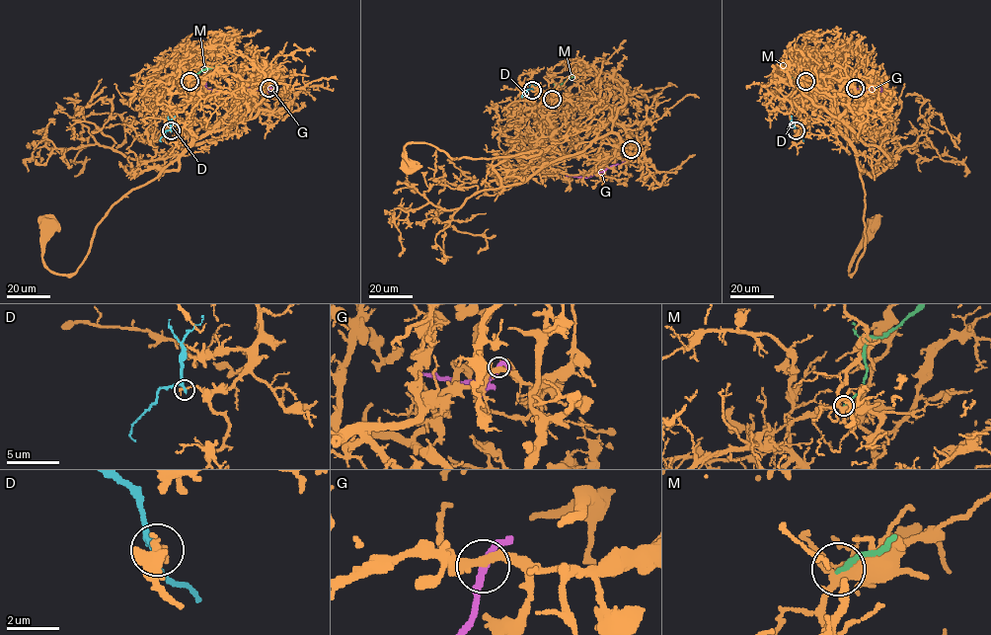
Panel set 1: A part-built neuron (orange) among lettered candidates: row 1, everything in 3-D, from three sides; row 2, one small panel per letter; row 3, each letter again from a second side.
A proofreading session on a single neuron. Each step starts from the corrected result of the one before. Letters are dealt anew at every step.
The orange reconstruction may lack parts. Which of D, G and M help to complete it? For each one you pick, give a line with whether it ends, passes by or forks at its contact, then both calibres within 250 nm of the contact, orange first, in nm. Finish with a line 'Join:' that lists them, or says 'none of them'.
Join: none of them

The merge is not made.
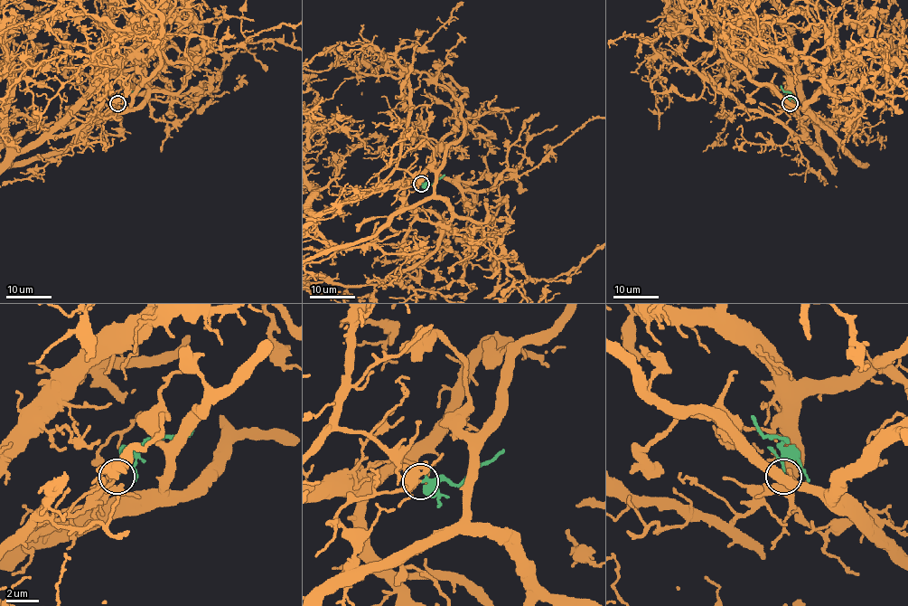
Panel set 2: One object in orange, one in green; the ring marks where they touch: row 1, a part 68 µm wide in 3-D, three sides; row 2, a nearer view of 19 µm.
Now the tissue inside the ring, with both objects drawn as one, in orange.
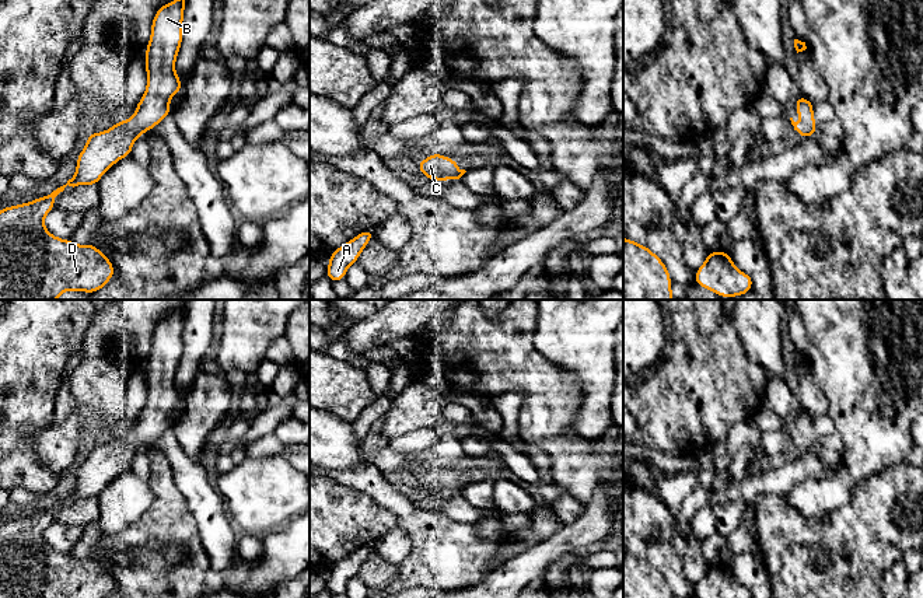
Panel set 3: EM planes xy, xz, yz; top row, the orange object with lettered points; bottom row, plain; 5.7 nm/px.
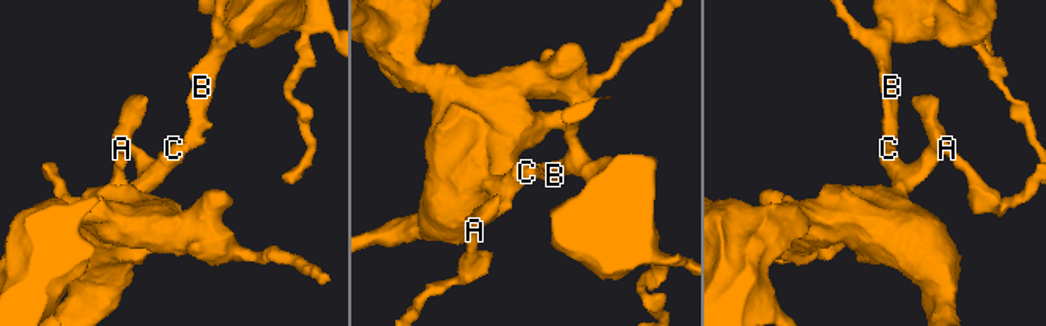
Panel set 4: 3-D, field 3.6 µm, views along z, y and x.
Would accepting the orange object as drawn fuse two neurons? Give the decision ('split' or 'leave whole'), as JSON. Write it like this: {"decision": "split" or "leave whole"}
{"decision": "leave whole"}

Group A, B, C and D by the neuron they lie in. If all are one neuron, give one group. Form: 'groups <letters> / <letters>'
groups A B C D

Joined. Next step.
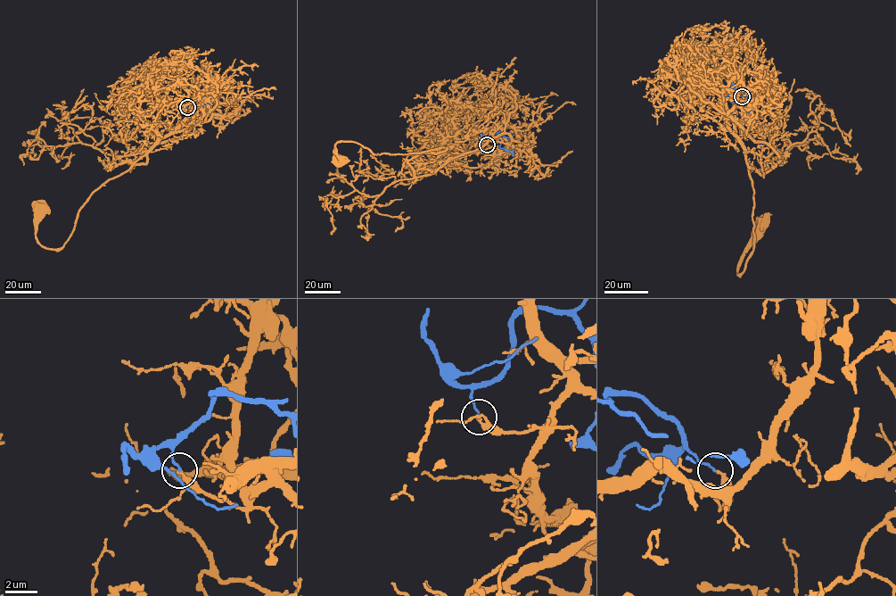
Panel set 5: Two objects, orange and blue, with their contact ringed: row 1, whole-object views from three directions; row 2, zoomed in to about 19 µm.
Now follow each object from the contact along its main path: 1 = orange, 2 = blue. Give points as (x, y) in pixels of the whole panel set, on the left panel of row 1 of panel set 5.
1: (187, 107), (197, 108), (127, 169), (92, 194), (61, 248), (45, 249), (37, 241), (37, 209)
2: (187, 107), (191, 99), (197, 99), (211, 118), (212, 112)

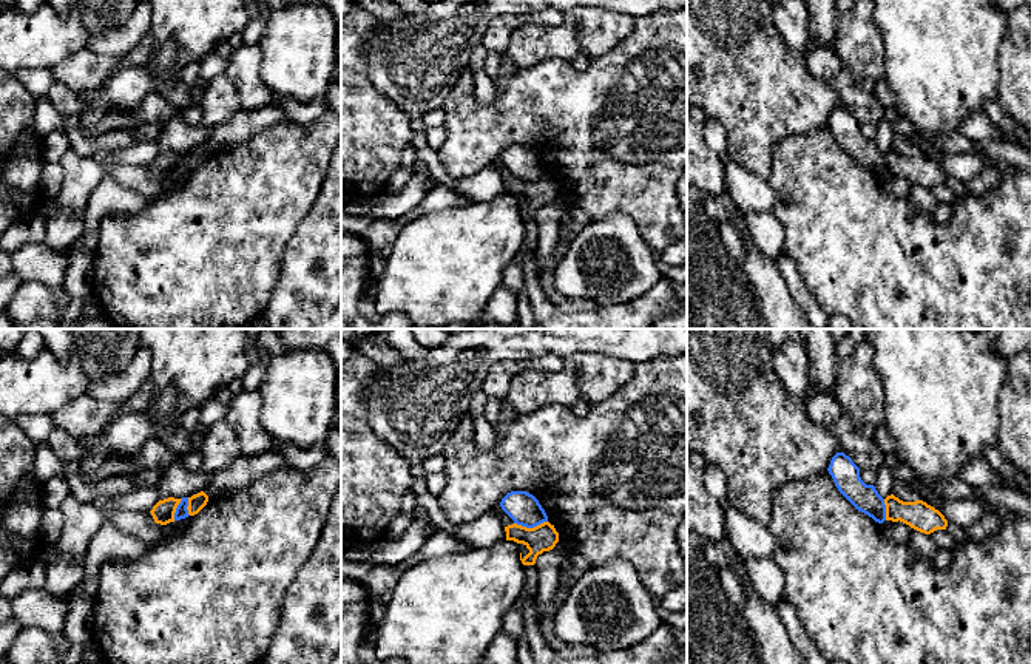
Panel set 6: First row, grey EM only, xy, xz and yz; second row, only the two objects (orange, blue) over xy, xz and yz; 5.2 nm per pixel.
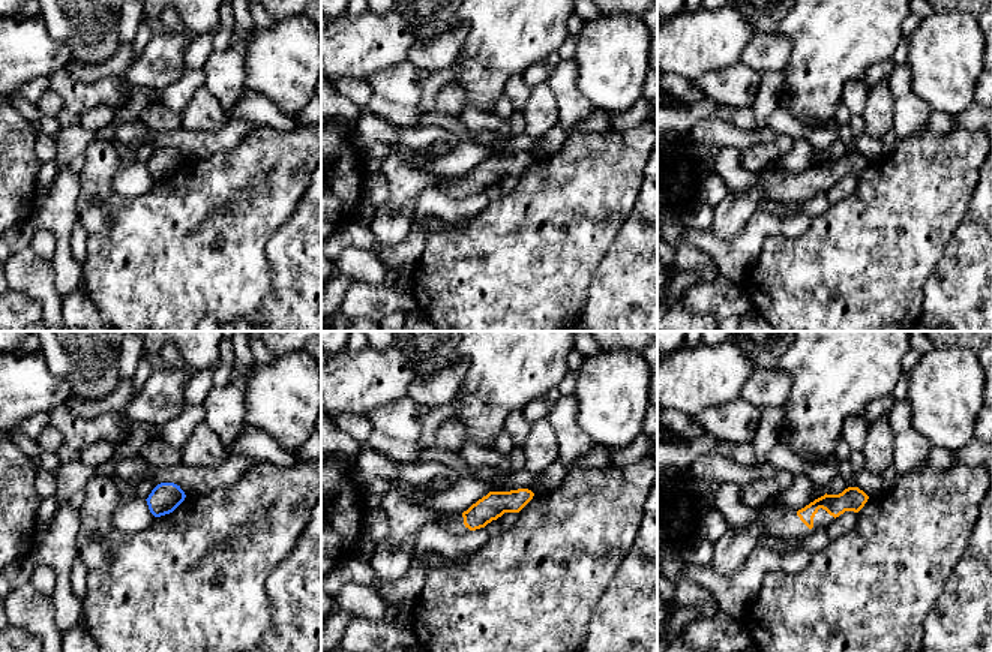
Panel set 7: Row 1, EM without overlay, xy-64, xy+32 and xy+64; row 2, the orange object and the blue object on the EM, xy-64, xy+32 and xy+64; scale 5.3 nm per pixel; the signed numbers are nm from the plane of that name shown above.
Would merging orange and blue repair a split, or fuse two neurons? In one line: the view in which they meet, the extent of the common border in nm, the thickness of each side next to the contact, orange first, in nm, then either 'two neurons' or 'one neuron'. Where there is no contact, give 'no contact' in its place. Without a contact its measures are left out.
meets orange in xz; contact 180 nm long; 140 nm thick on the orange side, 170 nm on the other; two neurons

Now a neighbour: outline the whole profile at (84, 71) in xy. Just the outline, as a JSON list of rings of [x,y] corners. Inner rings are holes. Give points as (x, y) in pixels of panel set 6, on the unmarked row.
[[[85,48],[49,69],[56,83],[68,86],[71,94],[77,96],[99,88],[123,59],[93,53]]]

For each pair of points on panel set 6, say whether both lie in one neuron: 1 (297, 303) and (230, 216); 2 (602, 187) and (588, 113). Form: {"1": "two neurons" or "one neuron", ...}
{"1": "two neurons", "2": "one neuron"}

